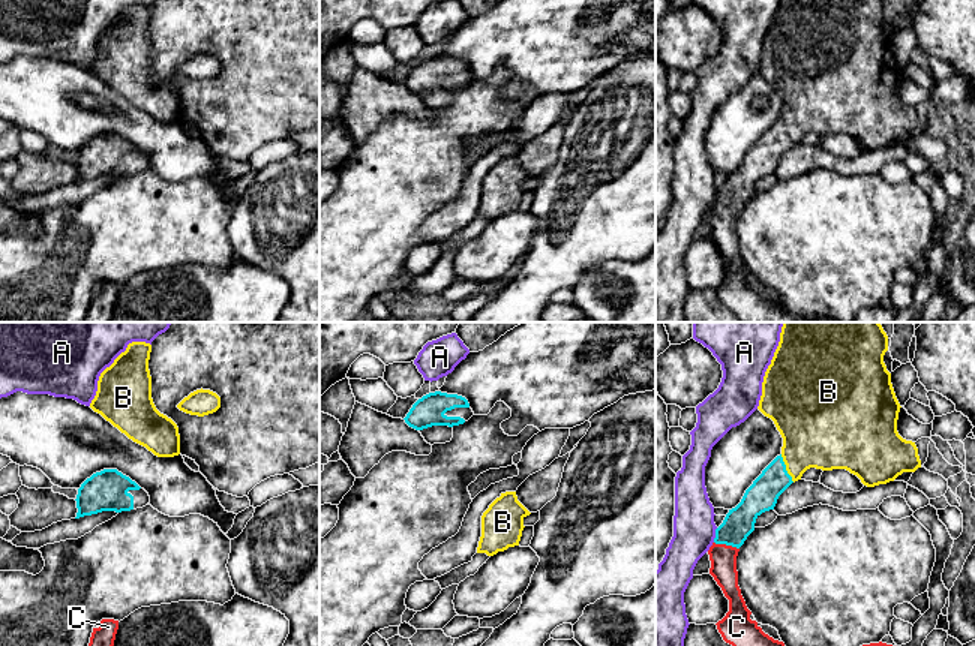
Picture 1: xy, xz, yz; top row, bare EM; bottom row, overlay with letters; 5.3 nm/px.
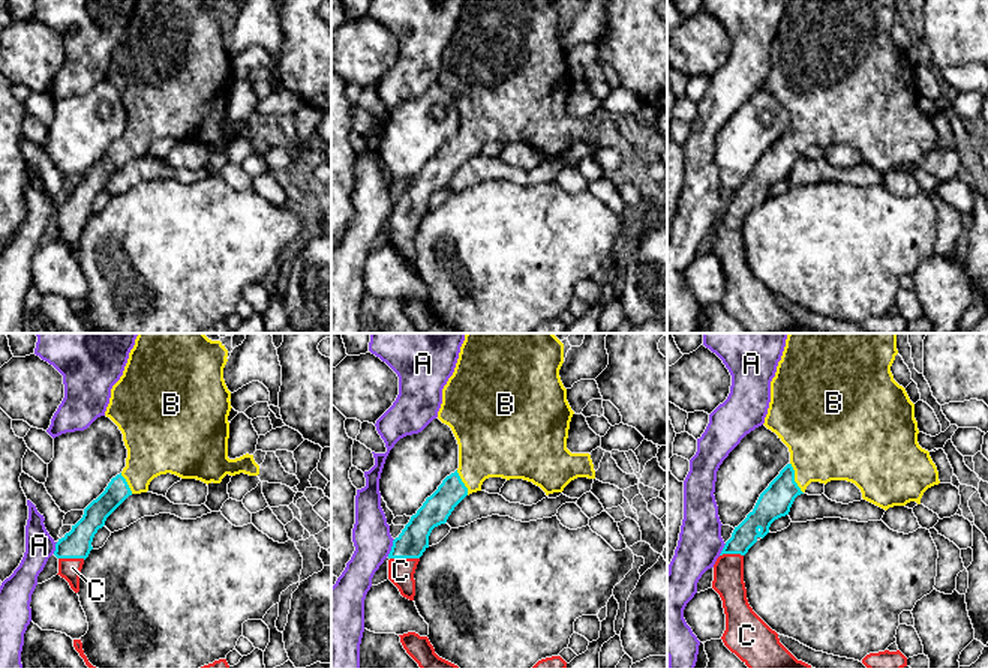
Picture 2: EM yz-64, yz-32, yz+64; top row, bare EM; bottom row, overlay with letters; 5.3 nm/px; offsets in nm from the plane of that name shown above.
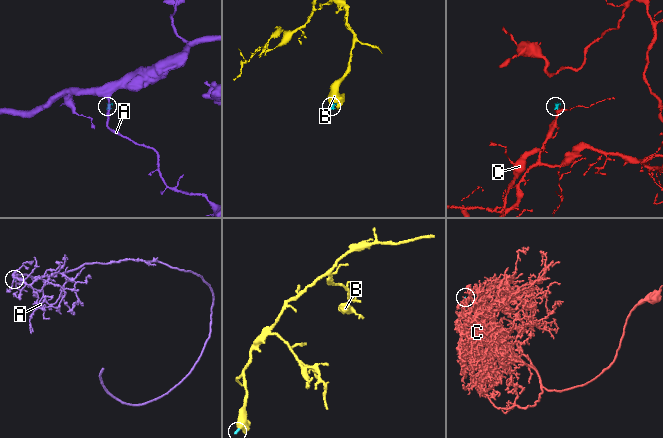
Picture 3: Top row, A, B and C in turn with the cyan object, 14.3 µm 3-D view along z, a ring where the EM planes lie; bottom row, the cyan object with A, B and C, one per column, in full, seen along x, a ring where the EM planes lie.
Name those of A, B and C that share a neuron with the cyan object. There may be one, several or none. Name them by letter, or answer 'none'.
B, C

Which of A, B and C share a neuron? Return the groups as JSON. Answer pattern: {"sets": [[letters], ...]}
{"sets": [["A"], ["B", "C"]]}

